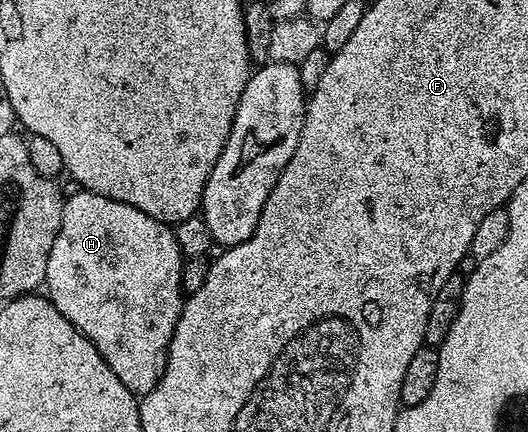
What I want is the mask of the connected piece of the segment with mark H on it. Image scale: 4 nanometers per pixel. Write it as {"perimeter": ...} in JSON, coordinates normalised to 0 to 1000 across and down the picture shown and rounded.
{"perimeter":[[[144,440],[138,454],[131,451],[123,461],[121,484],[117,486],[117,523],[110,532],[110,551],[102,551],[102,579],[95,579],[95,597],[87,606],[87,644],[81,664],[87,669],[91,692],[98,697],[98,706],[112,722],[121,725],[121,734],[178,799],[186,819],[193,819],[193,829],[208,847],[208,856],[216,856],[216,866],[223,866],[231,894],[239,894],[250,907],[256,907],[259,919],[271,921],[277,910],[290,907],[311,863],[311,850],[318,836],[318,803],[326,792],[326,775],[337,755],[337,736],[348,713],[352,692],[348,655],[345,653],[350,600],[352,595],[337,569],[331,535],[320,521],[309,519],[307,512],[284,505],[284,495],[261,486],[250,472],[223,468],[201,458],[193,449],[178,449],[157,440]]]}

